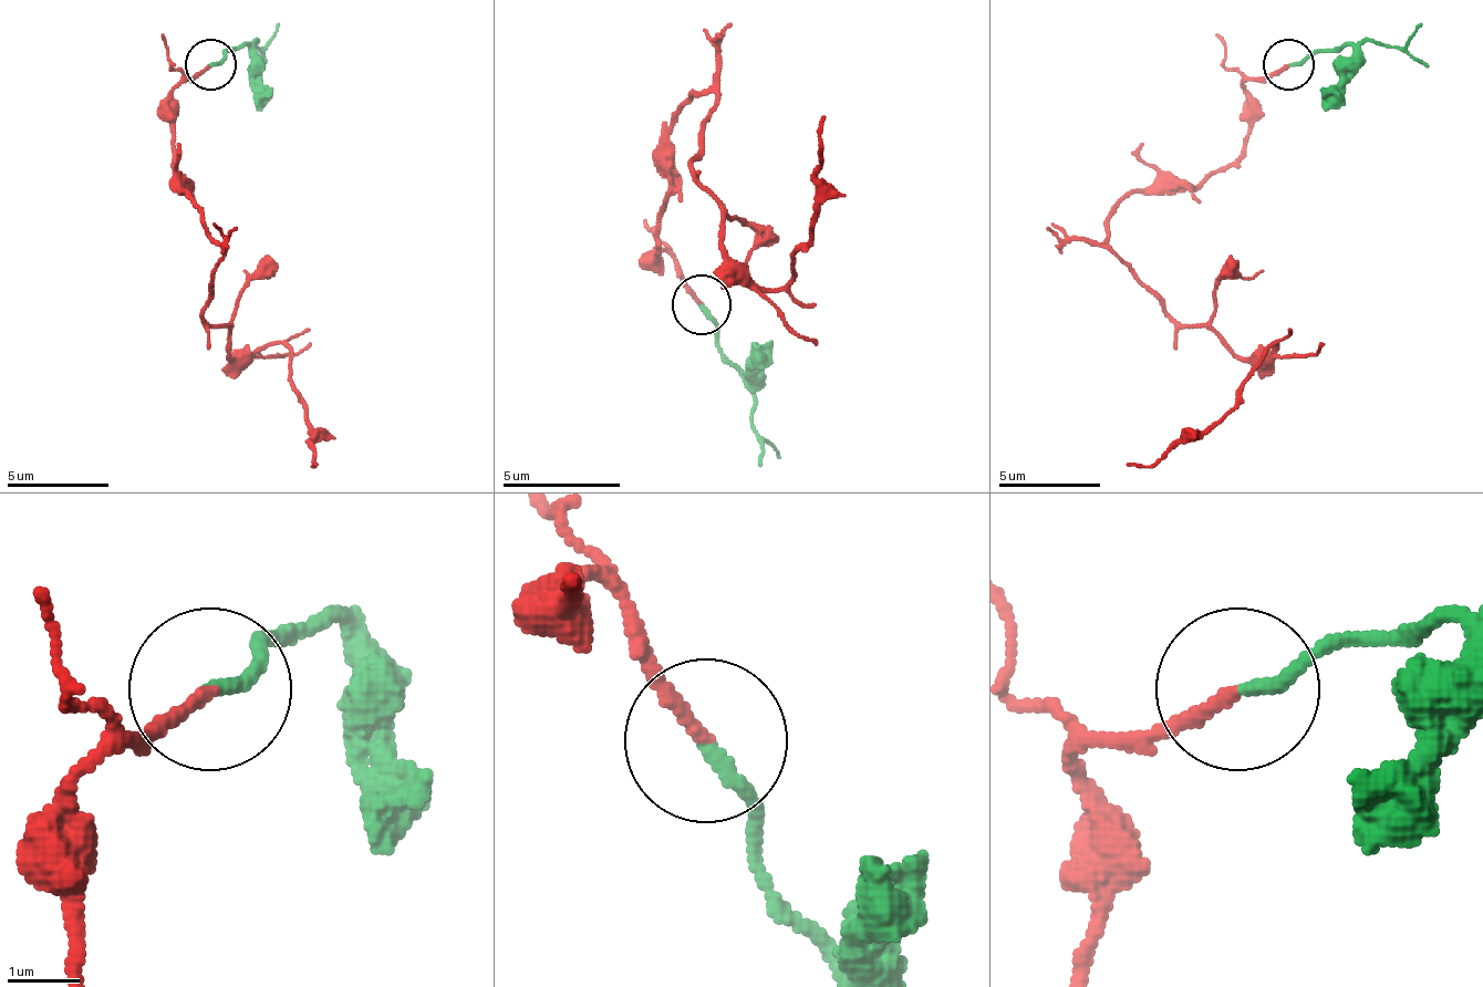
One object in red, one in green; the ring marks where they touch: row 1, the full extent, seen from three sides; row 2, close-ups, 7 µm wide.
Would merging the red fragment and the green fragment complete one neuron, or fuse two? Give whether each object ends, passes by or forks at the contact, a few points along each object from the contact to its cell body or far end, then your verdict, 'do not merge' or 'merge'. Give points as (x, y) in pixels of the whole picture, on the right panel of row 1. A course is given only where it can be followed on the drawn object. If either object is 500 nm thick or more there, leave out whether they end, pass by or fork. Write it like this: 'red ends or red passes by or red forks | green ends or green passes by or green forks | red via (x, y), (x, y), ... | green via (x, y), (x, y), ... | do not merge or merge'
red ends | green ends | red via (1290, 63), (1244, 84), (1229, 165), (1107, 221), (1173, 318), (1244, 359), (1275, 343), (1219, 419), (1128, 465) | green via (1290, 63), (1371, 43), (1402, 48), (1422, 22) | merge

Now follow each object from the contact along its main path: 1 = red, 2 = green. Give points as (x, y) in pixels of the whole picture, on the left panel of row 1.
1: (211, 63), (172, 94), (172, 165), (223, 251), (201, 318), (227, 328), (232, 359), (278, 343), (319, 465)
2: (211, 63), (223, 53), (258, 43), (252, 48), (262, 48), (278, 22)

